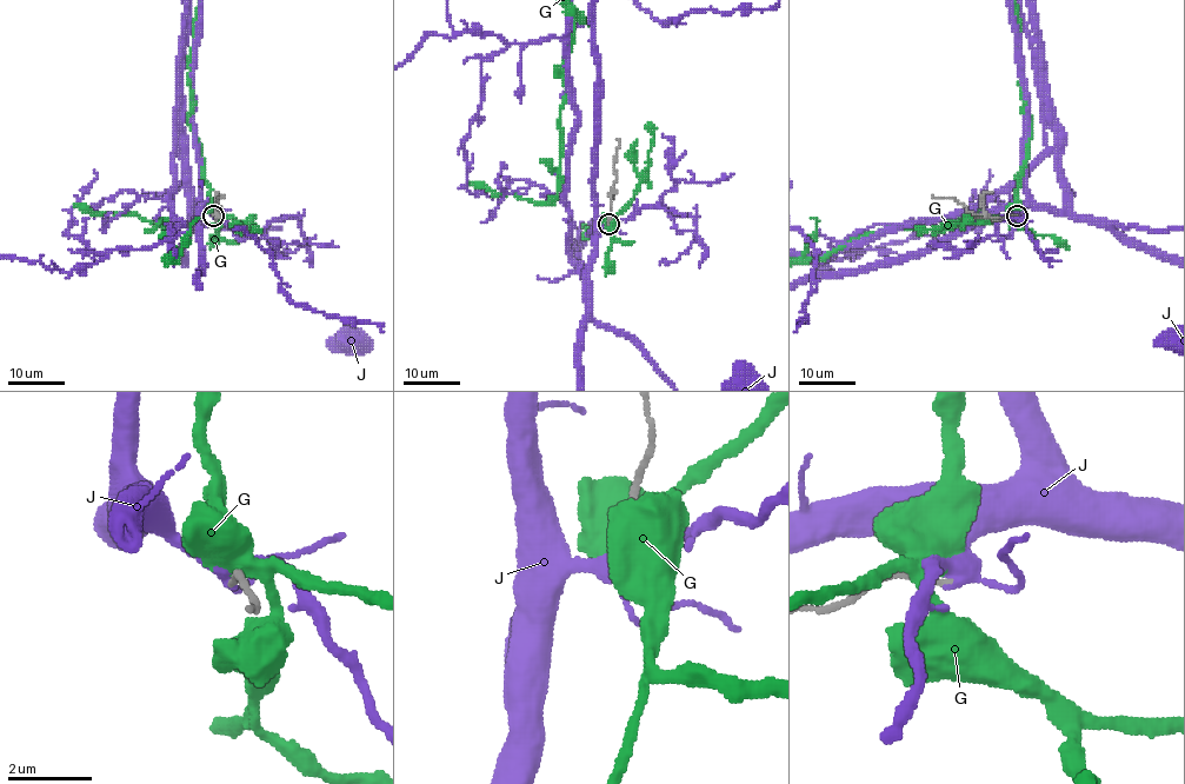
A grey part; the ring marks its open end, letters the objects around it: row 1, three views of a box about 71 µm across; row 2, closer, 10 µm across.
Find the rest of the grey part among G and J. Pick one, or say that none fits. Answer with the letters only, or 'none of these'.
J

